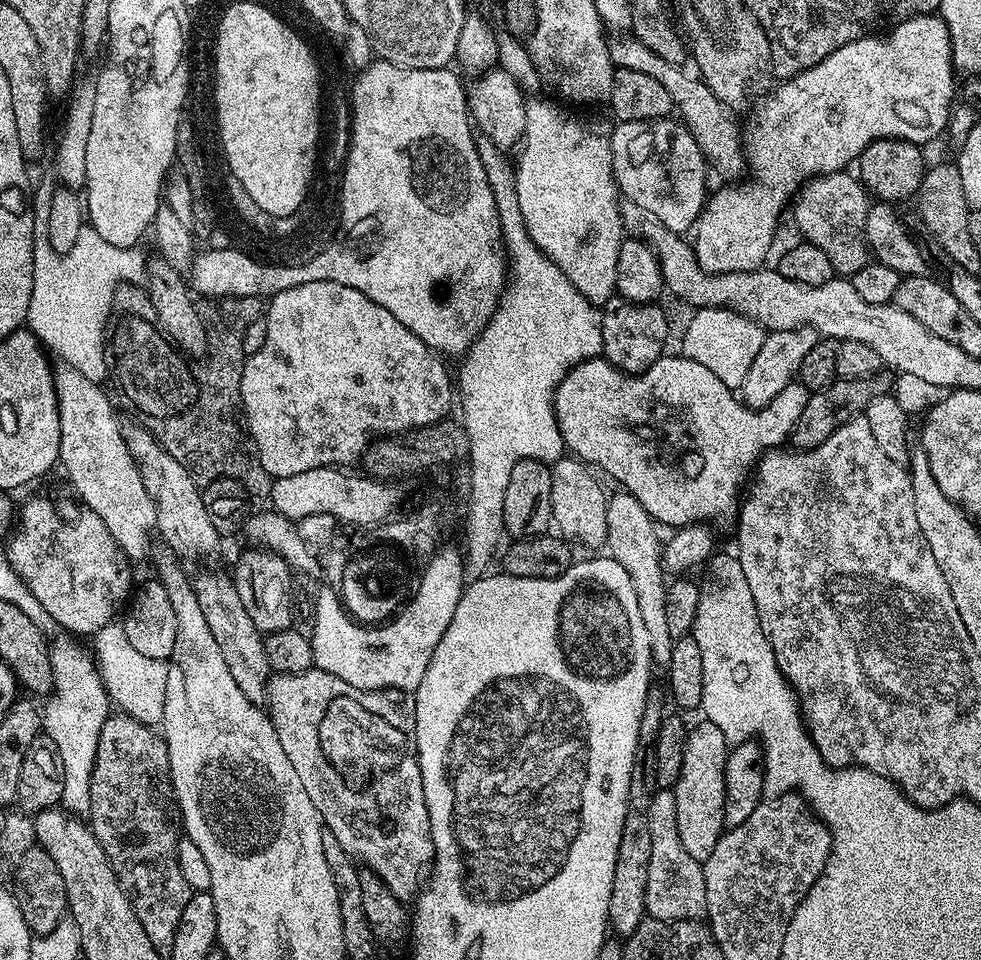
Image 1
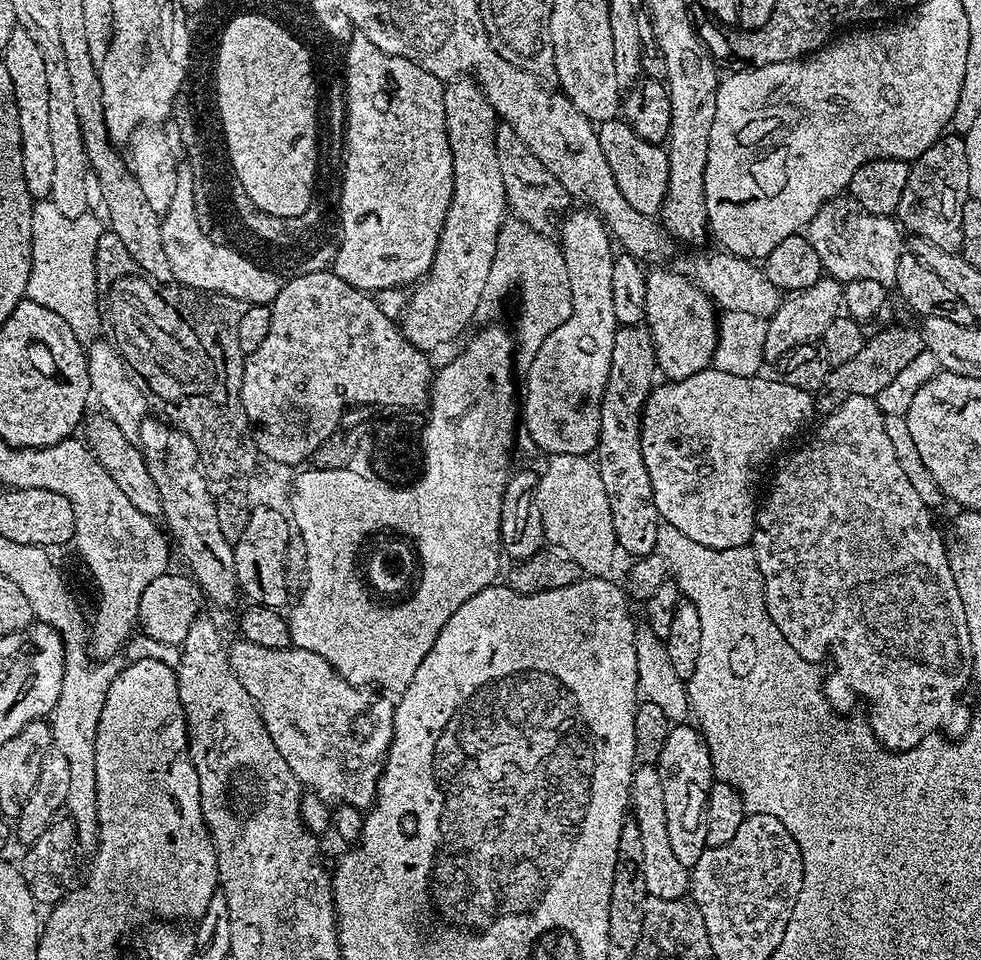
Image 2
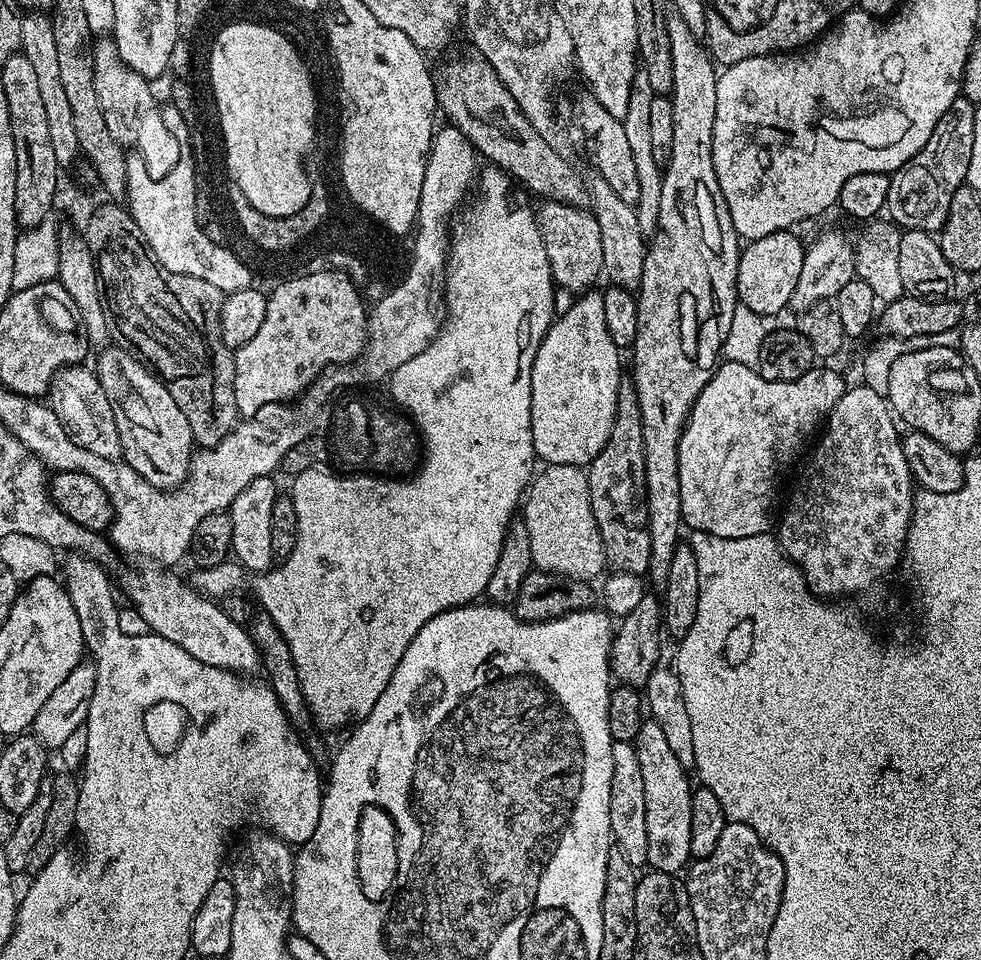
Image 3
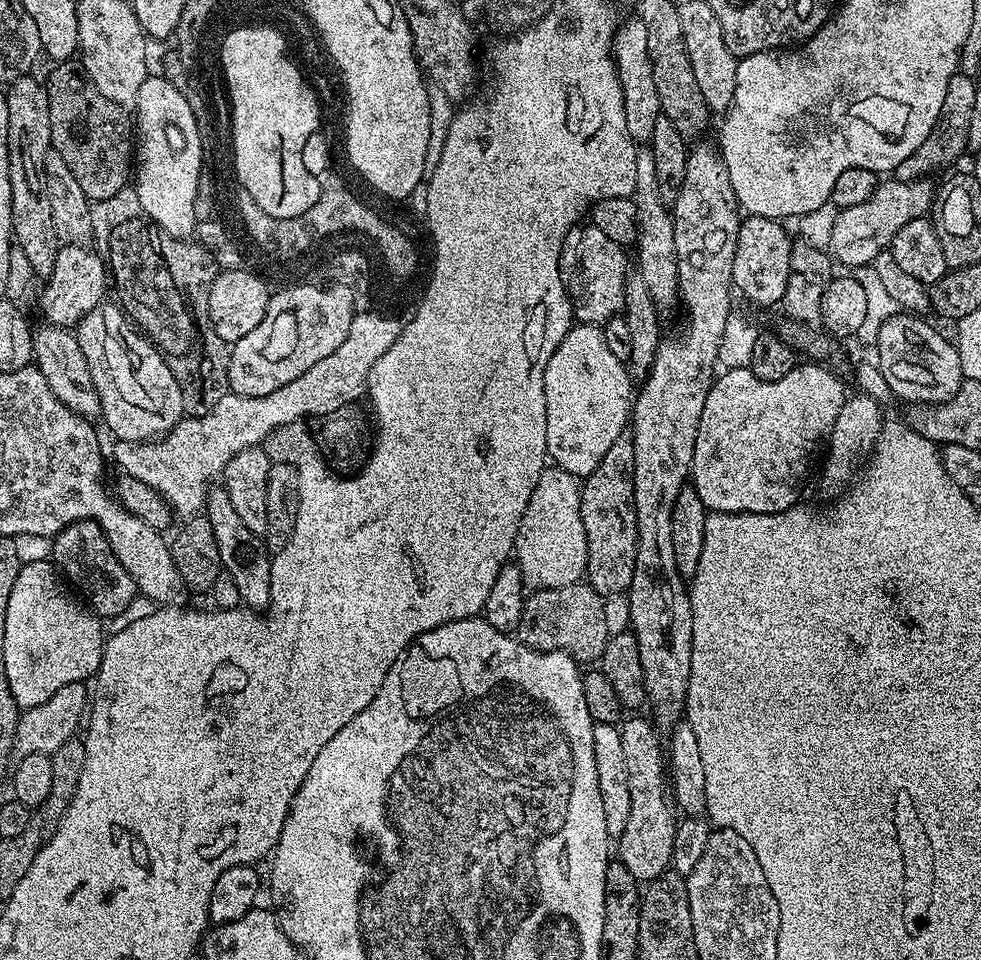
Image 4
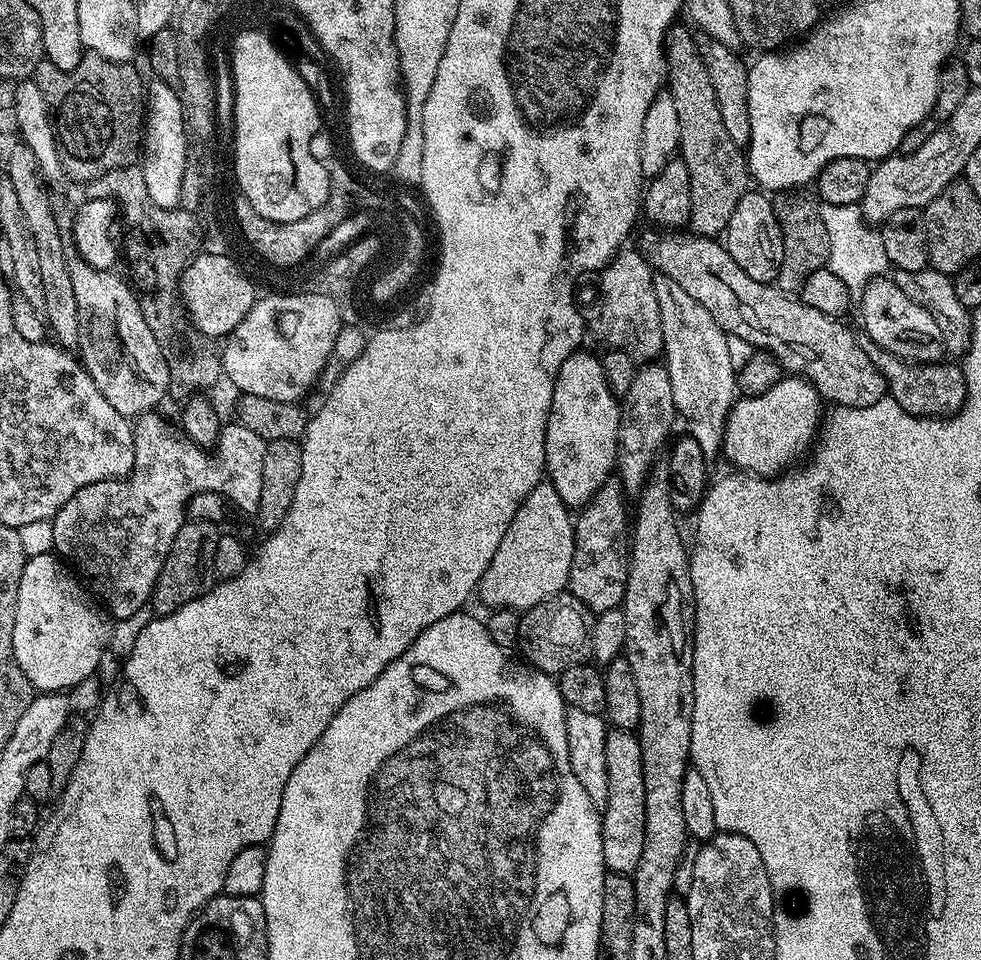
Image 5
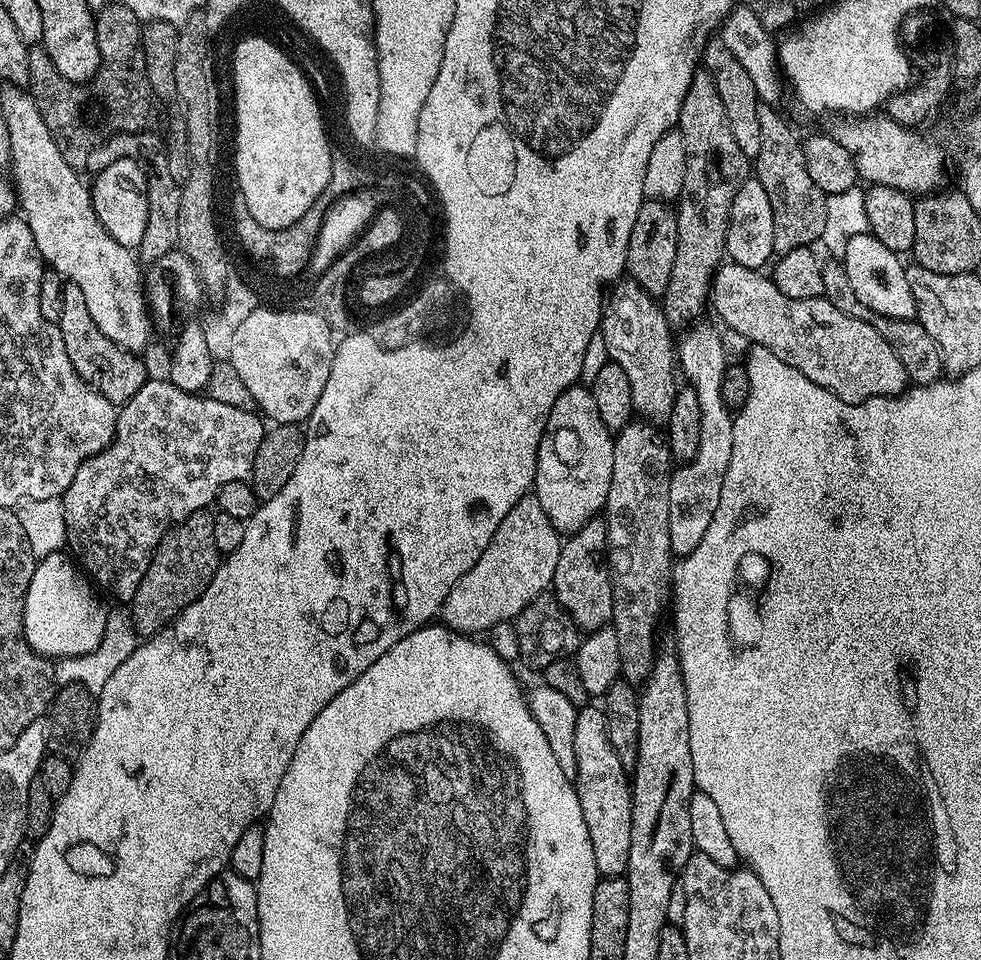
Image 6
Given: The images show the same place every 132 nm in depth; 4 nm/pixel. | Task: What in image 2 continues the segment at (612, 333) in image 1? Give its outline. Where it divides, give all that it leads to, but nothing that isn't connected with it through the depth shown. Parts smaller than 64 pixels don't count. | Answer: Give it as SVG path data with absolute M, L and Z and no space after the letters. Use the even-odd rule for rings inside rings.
M617 327L614 348L610 350L610 374L600 399L600 437L596 443L594 463L606 490L606 502L610 502L610 518L617 545L623 551L625 548L632 558L655 553L662 523L654 506L654 490L642 462L640 446L640 417L644 414L648 393L654 387L652 375L655 377L657 372L656 351L647 327Z

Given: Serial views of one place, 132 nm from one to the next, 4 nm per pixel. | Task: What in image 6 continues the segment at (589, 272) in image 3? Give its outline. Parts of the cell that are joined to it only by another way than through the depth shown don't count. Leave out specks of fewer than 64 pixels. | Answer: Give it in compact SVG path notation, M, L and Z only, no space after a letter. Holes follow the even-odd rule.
M621 278L611 285L610 291L612 293L609 296L607 293L606 303L602 308L602 323L599 330L605 338L609 361L622 366L623 372L626 373L626 378L630 382L630 398L635 415L648 422L667 421L678 391L678 352L674 347L674 336L672 340L674 329L664 317L664 309L658 303L657 297L642 290L638 282L630 278Z

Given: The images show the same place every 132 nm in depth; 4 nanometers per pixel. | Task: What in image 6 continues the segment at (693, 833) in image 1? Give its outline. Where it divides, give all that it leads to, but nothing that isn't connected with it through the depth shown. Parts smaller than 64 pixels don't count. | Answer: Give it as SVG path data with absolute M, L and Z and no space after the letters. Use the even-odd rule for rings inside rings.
M584 706L577 711L574 724L574 754L576 755L576 793L590 830L590 846L594 846L594 862L601 877L624 876L630 858L630 822L632 821L632 786L629 773L618 762L614 746L606 734L606 714L603 707Z

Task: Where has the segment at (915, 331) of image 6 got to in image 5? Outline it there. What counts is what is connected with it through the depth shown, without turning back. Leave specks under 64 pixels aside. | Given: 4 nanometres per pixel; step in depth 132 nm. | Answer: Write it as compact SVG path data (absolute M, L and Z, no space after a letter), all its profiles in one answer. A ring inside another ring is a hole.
M866 335L859 337L860 348L874 362L874 366L884 375L884 383L890 398L902 406L912 416L947 418L959 412L964 404L964 374L959 367L945 362L917 364L904 360L901 356L882 350L874 338Z

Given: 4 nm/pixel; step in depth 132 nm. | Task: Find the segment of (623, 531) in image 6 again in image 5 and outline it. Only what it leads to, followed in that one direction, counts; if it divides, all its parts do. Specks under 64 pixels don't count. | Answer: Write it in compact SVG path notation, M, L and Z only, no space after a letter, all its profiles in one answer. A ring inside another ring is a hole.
M660 362L641 363L634 374L634 382L630 382L630 390L626 390L626 394L620 400L616 443L615 471L618 473L620 483L629 493L639 493L644 487L657 463L656 455L659 454L660 447L662 452L669 439L668 431L672 428L672 419L675 421L677 416L674 390L670 390L670 374L667 367ZM664 439L666 439L665 444Z

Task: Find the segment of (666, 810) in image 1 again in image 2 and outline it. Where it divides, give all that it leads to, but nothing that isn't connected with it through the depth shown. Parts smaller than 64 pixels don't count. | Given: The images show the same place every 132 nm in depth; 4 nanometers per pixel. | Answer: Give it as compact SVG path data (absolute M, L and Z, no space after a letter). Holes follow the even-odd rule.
M640 766L633 771L632 788L628 791L630 816L636 821L635 835L640 836L640 877L644 880L644 891L654 898L683 900L690 892L690 872L674 858L670 840L666 834L666 806L662 803L662 784L655 767Z

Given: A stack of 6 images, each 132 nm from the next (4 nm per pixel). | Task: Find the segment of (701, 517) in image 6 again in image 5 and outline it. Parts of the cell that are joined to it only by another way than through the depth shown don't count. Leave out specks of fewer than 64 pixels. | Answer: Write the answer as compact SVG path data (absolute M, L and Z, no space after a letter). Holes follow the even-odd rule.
M657 275L654 295L658 298L658 314L662 318L663 363L670 374L670 390L674 390L674 406L679 419L688 423L687 435L702 446L702 454L710 462L721 455L724 447L724 427L728 414L738 399L736 368L730 366L726 346L728 333L710 318L706 306L698 306L678 282L669 276Z

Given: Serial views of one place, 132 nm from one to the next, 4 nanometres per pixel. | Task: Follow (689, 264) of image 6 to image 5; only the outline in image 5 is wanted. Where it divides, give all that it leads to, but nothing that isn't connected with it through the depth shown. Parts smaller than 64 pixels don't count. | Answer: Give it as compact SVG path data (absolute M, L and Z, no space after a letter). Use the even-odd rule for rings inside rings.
M681 22L673 23L664 37L664 50L668 61L666 73L666 91L674 98L674 106L678 113L678 130L680 131L679 159L686 162L690 170L690 218L688 224L697 236L719 237L728 229L730 214L734 214L734 206L743 198L750 188L748 162L745 153L730 138L726 126L722 122L722 114L718 111L718 98L714 98L714 84L710 82L710 74L706 70L706 62L702 62L702 54L698 54L696 36L688 33L689 25Z

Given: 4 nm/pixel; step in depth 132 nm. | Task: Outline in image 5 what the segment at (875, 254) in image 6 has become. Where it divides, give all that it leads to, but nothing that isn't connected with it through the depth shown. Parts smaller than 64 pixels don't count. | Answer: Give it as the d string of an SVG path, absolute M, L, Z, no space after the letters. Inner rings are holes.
M873 278L859 293L860 320L864 323L863 335L874 338L882 350L917 364L931 364L945 355L944 339L938 330L938 322L914 298L910 298L900 285L890 278Z

